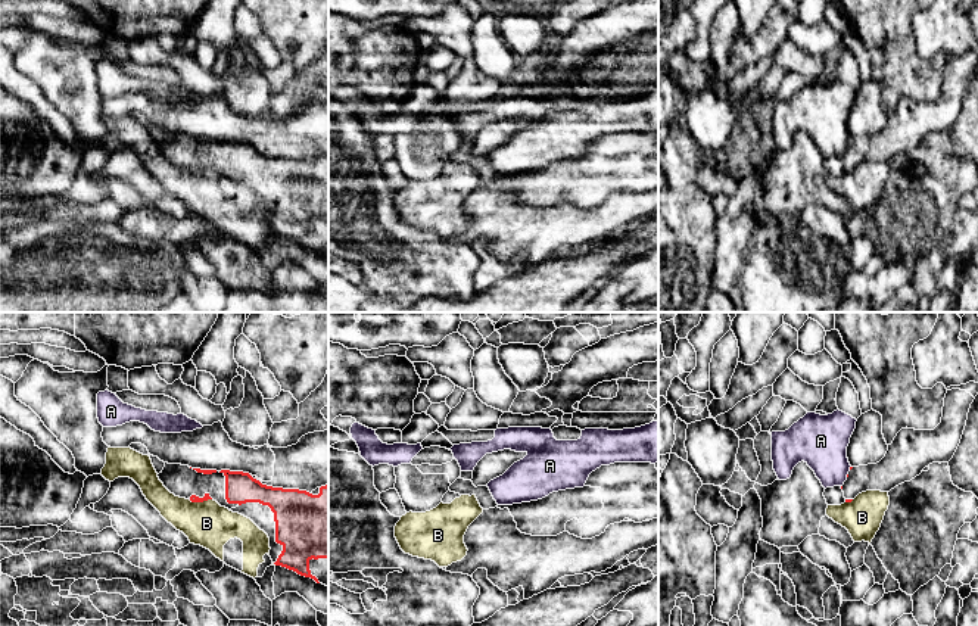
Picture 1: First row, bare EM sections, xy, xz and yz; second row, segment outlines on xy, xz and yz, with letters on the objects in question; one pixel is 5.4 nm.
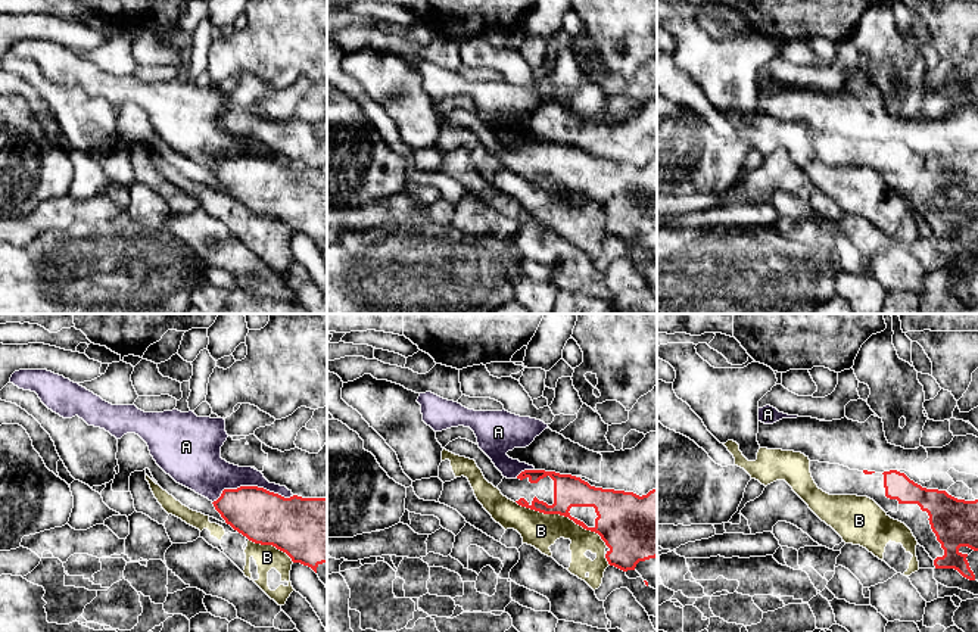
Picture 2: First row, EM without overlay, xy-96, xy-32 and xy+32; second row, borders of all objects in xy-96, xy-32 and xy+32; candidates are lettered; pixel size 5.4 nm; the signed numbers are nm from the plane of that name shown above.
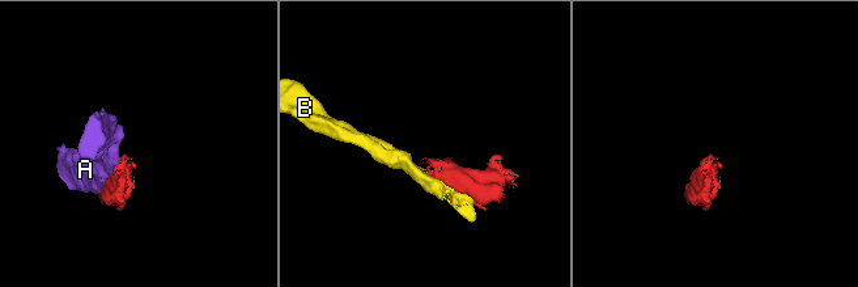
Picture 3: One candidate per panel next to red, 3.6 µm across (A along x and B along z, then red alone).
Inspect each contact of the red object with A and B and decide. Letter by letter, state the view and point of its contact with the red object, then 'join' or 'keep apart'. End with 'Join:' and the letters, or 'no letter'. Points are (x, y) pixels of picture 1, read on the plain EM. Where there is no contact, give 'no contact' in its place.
A: no contact; keep apart
B: meets red in xy at (199, 171); keep apart
Join: no letter

